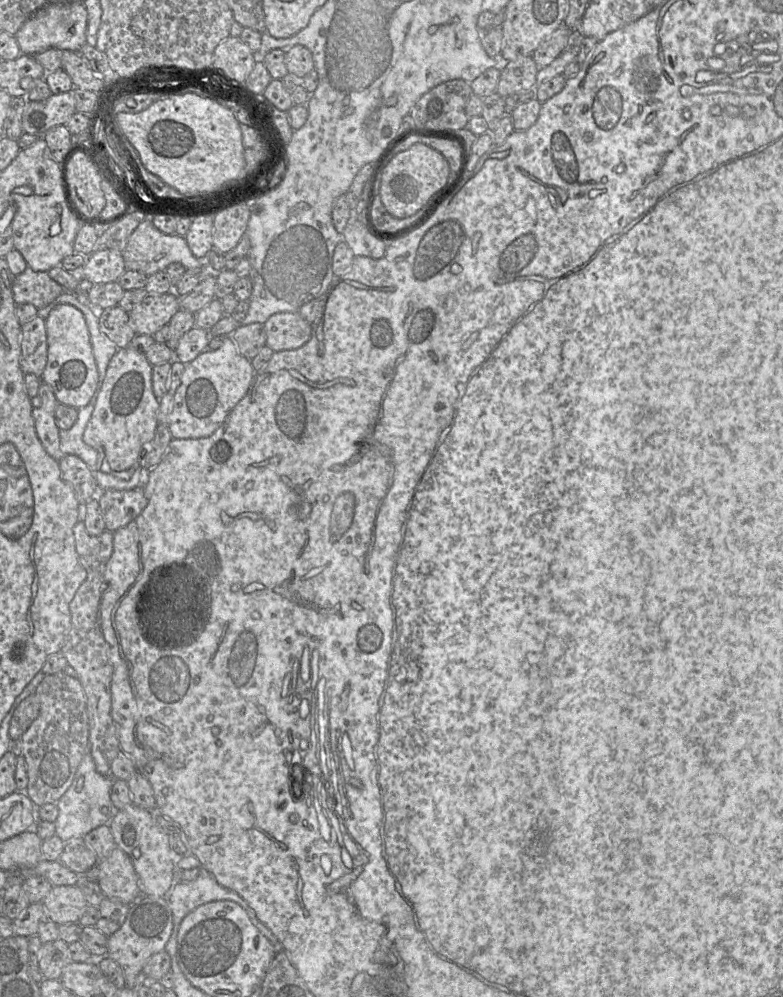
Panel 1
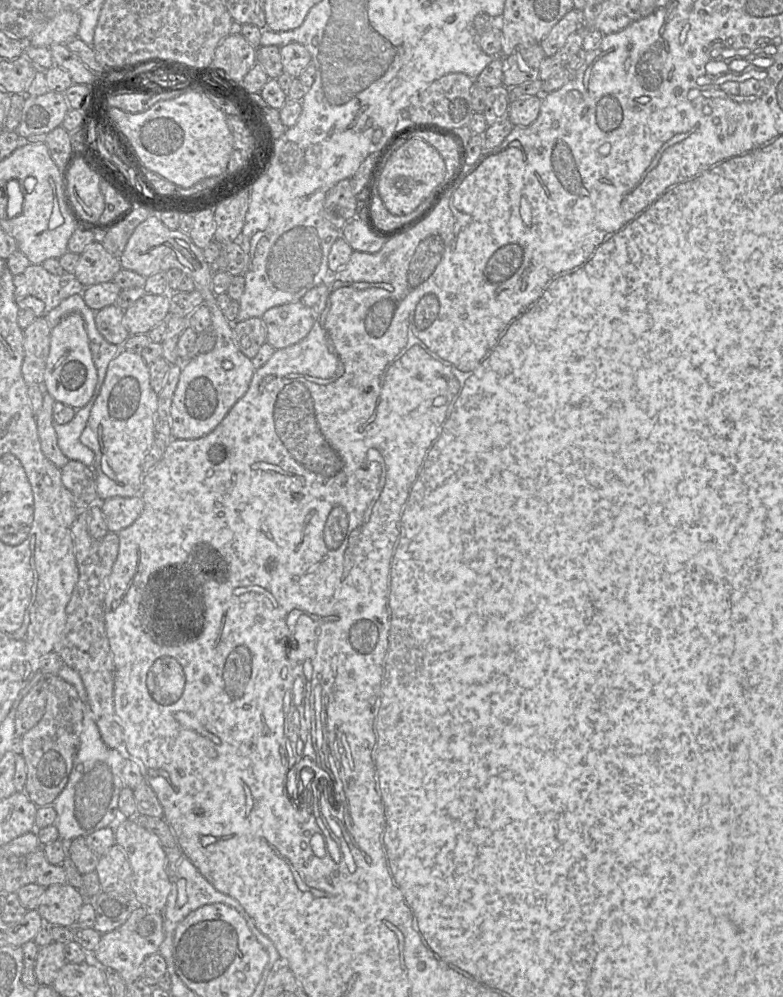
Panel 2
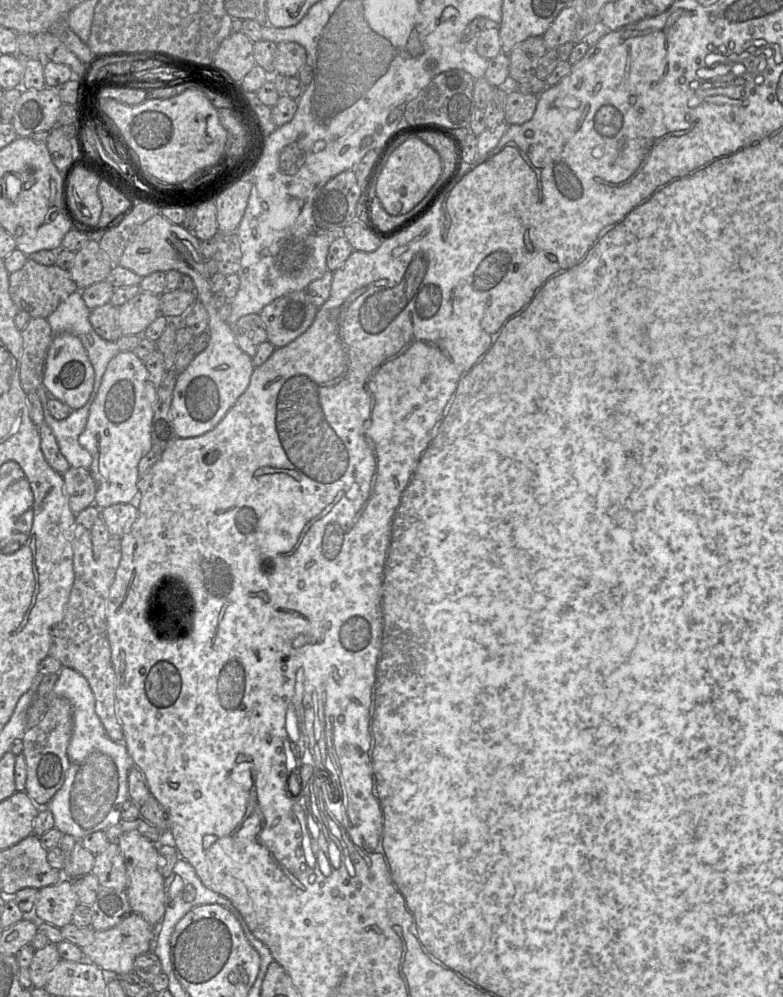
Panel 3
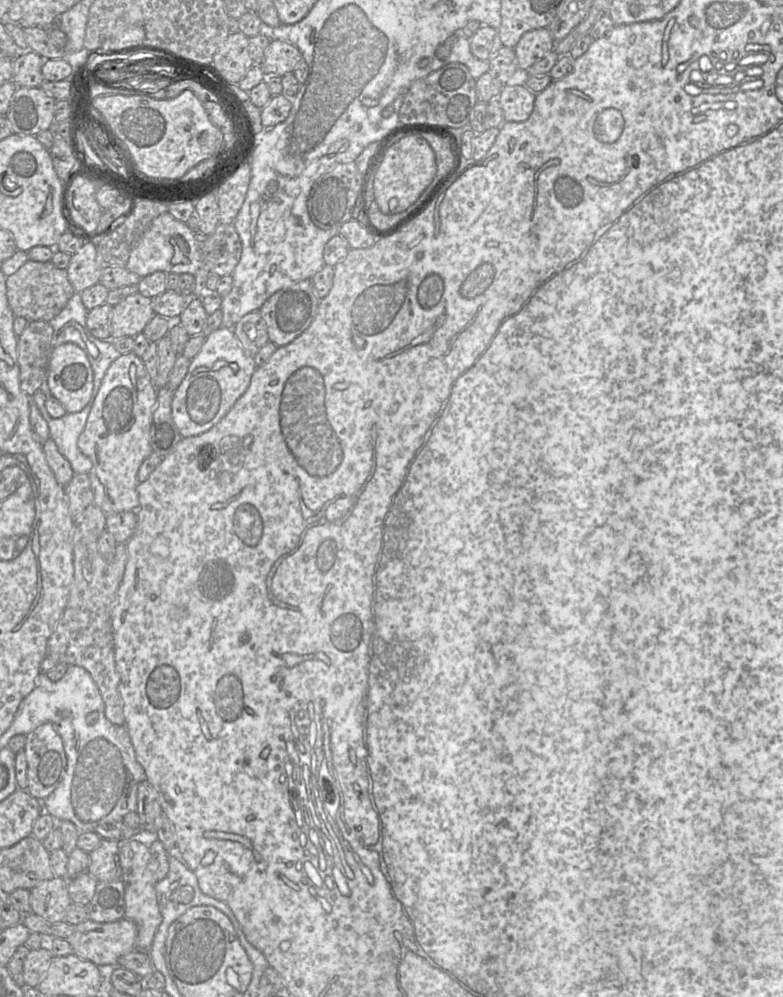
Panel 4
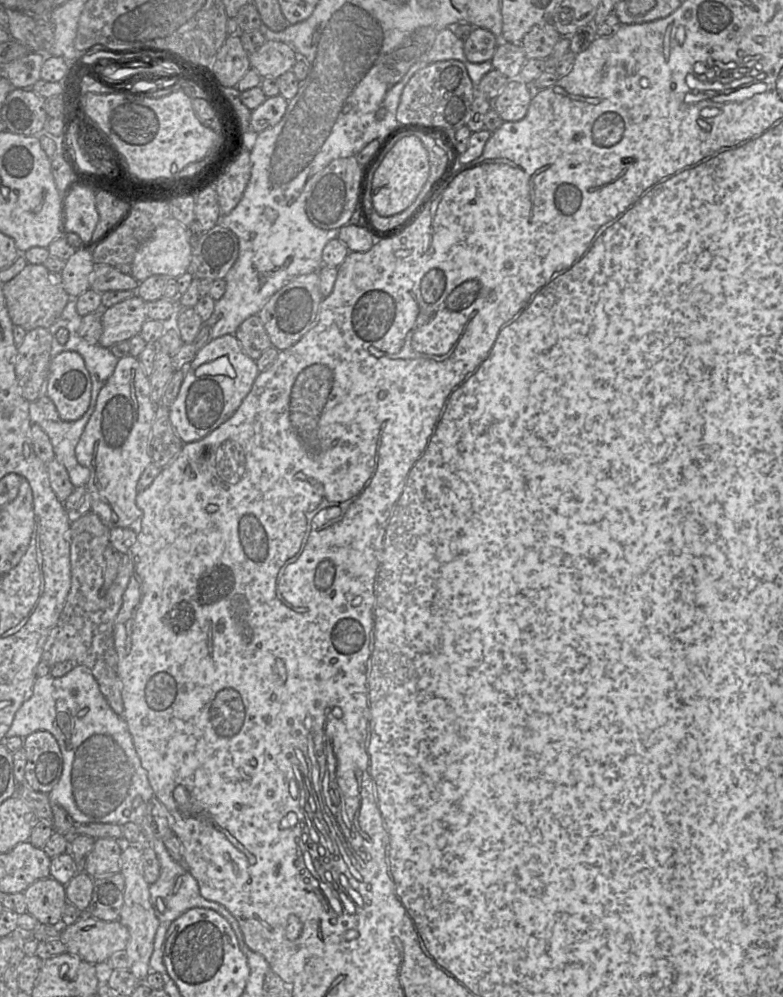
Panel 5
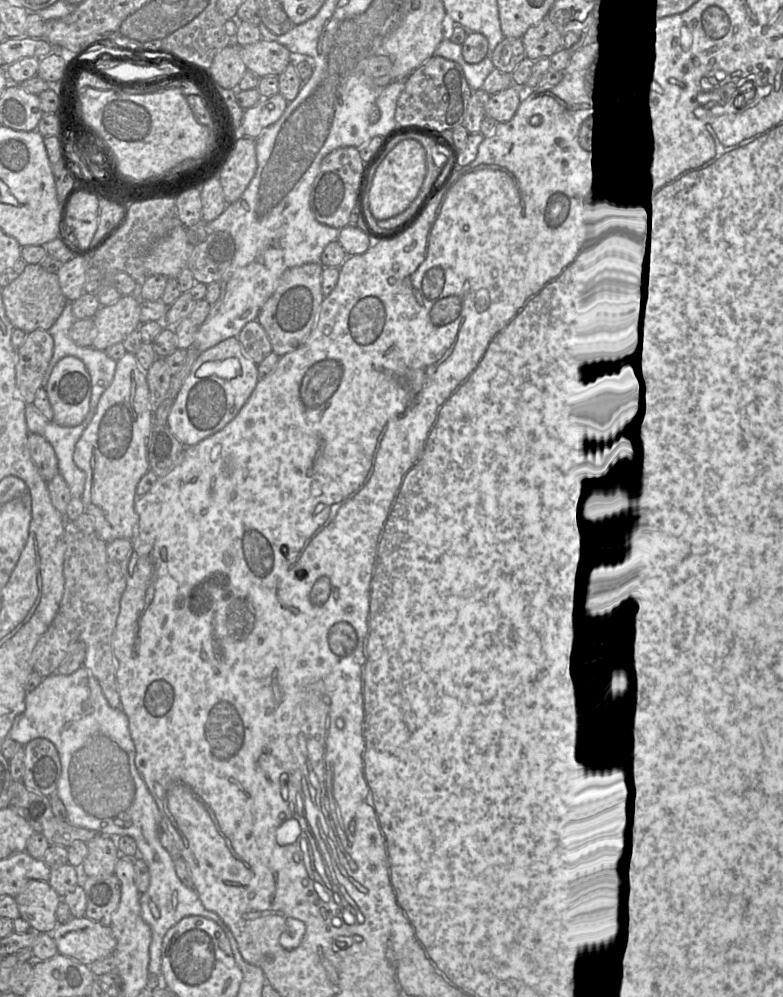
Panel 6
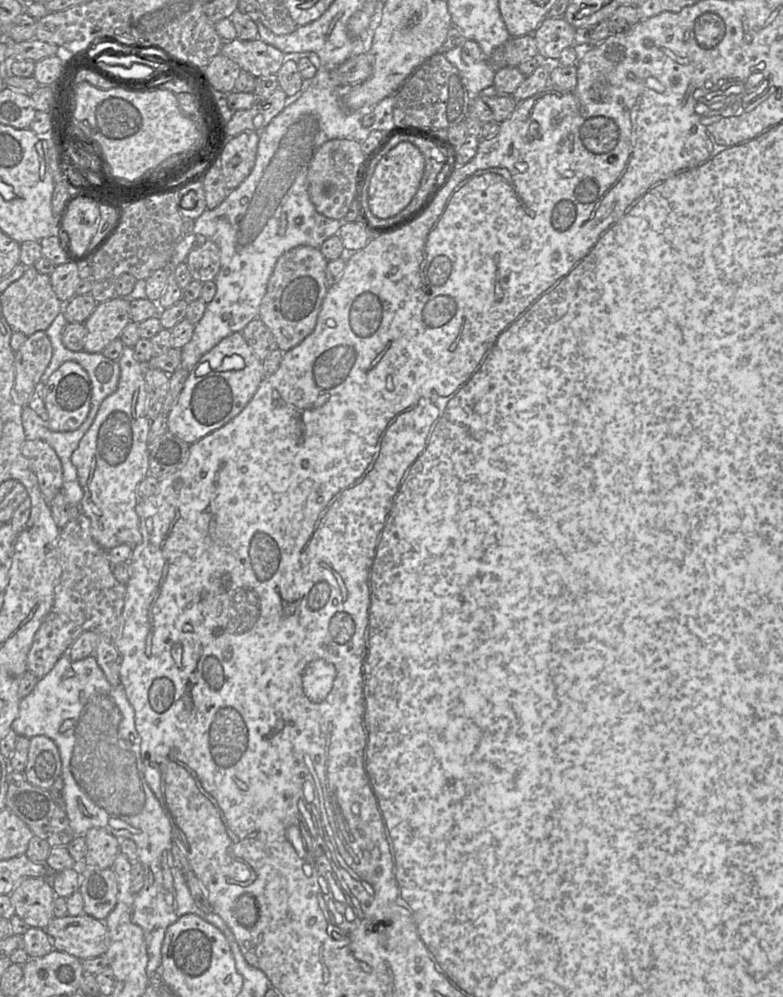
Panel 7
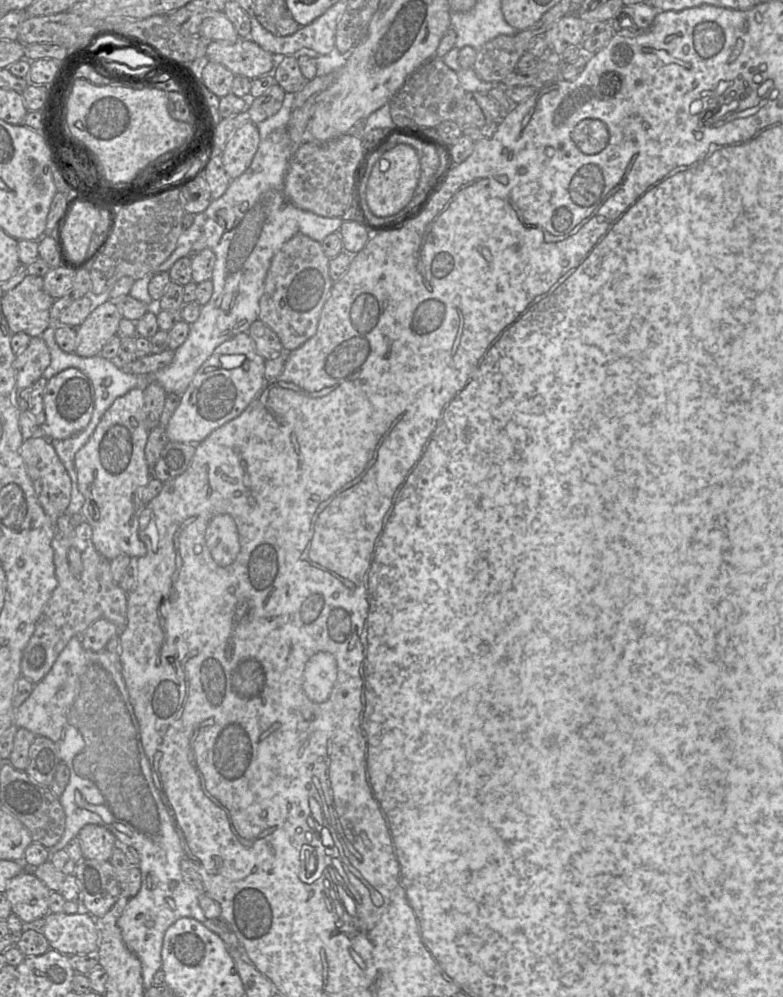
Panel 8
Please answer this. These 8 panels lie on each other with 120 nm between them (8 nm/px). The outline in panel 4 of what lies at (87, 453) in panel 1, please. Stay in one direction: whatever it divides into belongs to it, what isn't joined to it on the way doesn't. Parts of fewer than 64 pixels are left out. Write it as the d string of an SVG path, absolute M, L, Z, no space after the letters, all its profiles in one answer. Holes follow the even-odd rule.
M37 391L30 397L48 425L49 438L54 441L58 451L69 461L74 474L88 474L92 468L91 460L79 450L77 442L92 408L90 405L93 396L81 411L66 412L61 418L52 418L48 414L45 407L46 395L42 391Z

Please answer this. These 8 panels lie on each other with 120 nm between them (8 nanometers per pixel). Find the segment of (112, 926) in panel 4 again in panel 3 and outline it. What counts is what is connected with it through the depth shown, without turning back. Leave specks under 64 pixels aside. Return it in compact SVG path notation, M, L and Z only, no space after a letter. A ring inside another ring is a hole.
M131 913L117 926L94 932L91 944L82 947L84 959L91 961L103 971L123 975L133 971L137 956L152 951L155 942L155 928L136 913Z

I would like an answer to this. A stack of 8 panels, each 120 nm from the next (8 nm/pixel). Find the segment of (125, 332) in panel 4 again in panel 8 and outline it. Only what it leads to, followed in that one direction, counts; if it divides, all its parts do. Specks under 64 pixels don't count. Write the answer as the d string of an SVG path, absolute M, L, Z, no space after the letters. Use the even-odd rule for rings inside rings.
M96 299L90 314L76 328L75 353L82 357L99 355L103 346L116 335L121 318L115 300Z

